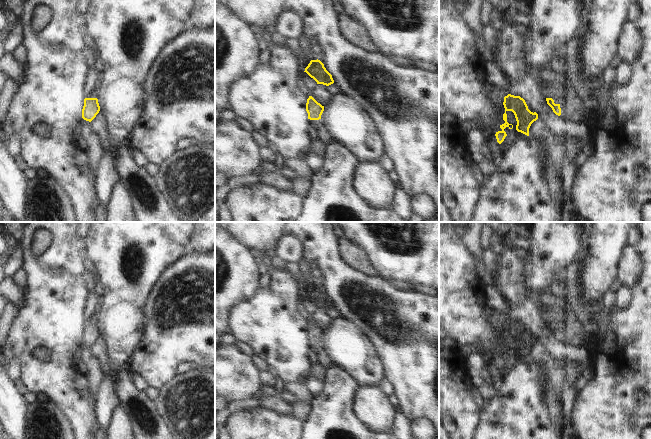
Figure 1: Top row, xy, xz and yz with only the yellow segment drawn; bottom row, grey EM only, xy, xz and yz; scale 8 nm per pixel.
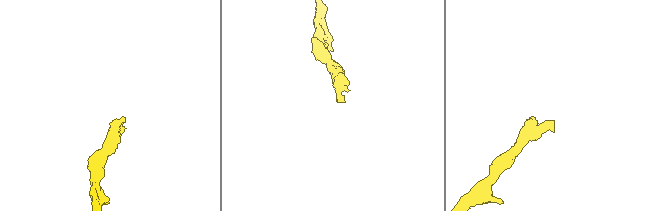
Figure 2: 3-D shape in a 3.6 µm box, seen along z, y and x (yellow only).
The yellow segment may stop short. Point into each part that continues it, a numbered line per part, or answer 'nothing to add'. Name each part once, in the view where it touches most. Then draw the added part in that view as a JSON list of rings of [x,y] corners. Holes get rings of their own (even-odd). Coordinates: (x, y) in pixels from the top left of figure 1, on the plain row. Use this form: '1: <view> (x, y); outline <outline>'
1: yz (573, 332); outline [[[570,303],[567,310],[564,311],[562,319],[563,323],[560,327],[560,340],[570,345],[583,345],[587,333],[581,321],[575,316],[574,312],[572,311]]]

